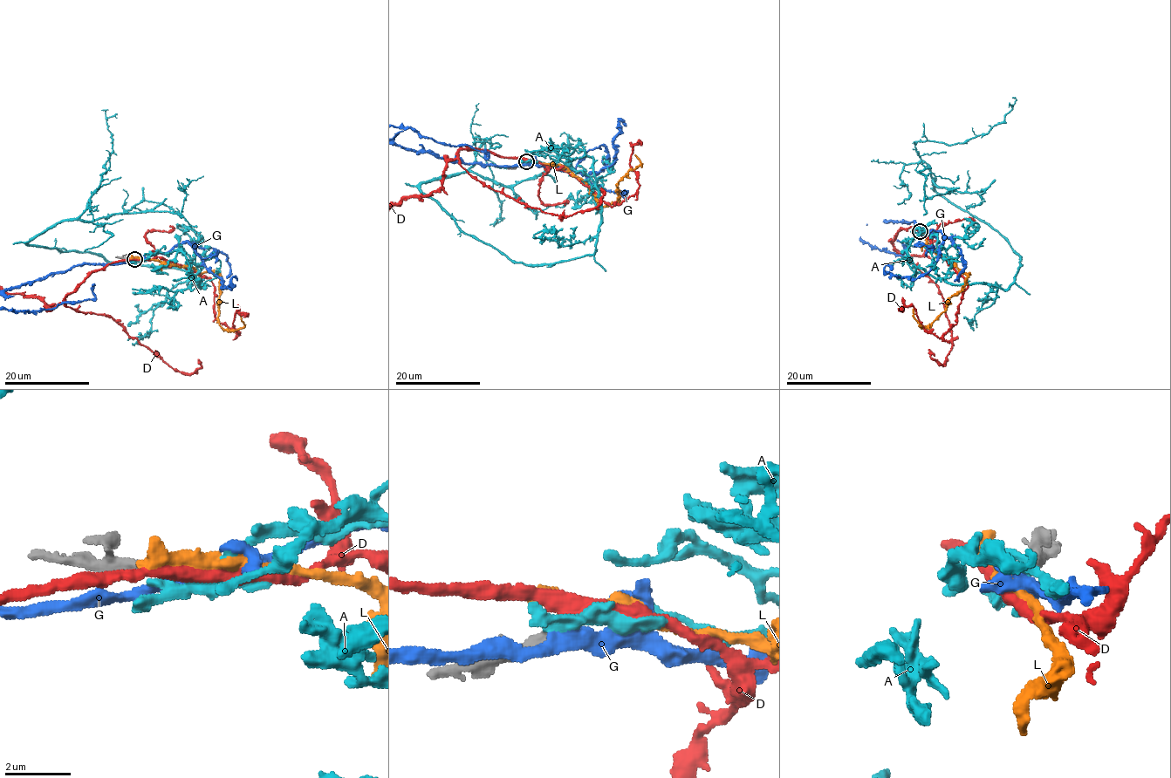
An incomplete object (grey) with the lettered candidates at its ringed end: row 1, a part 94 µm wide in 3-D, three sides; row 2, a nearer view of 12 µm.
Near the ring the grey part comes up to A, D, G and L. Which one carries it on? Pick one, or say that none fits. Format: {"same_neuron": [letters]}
{"same_neuron": ["A"]}

